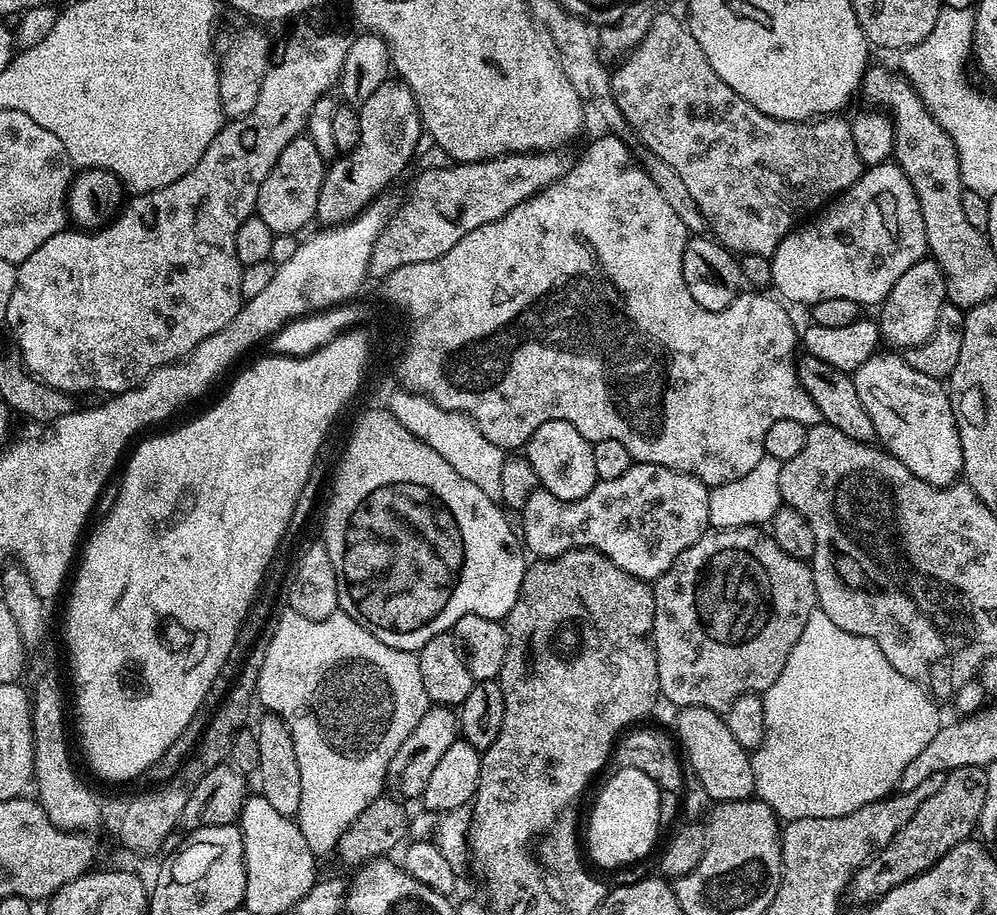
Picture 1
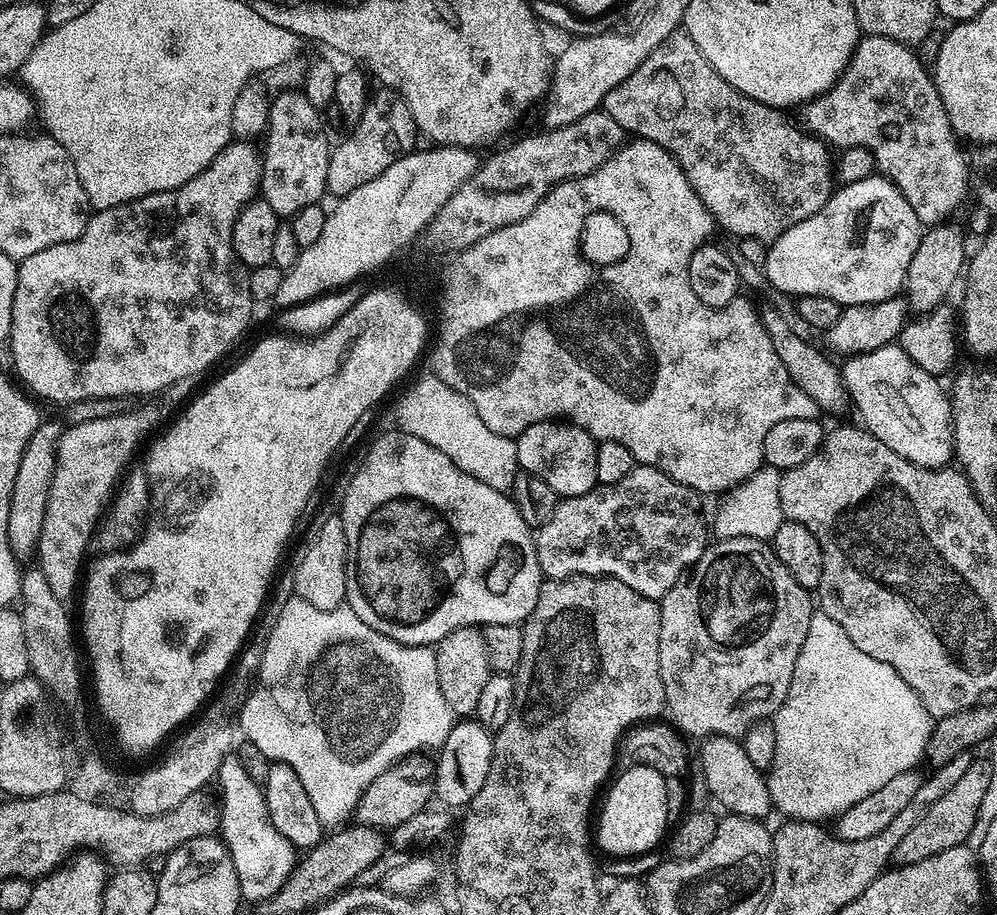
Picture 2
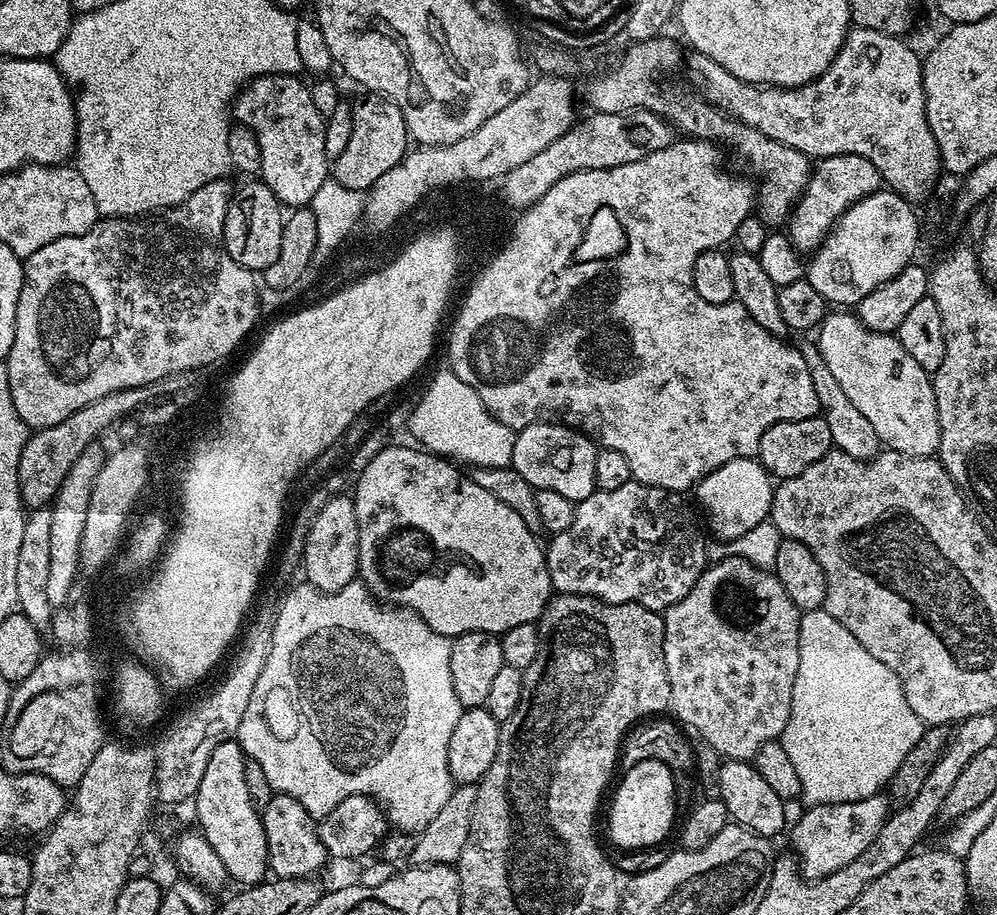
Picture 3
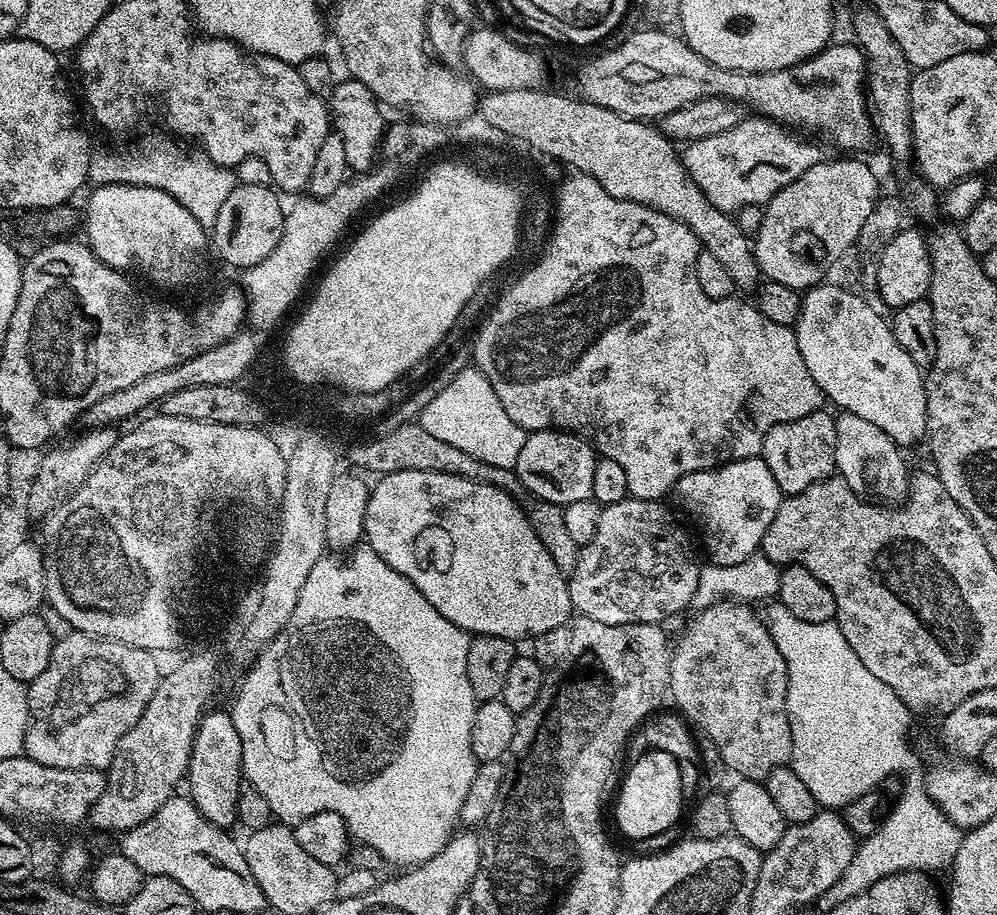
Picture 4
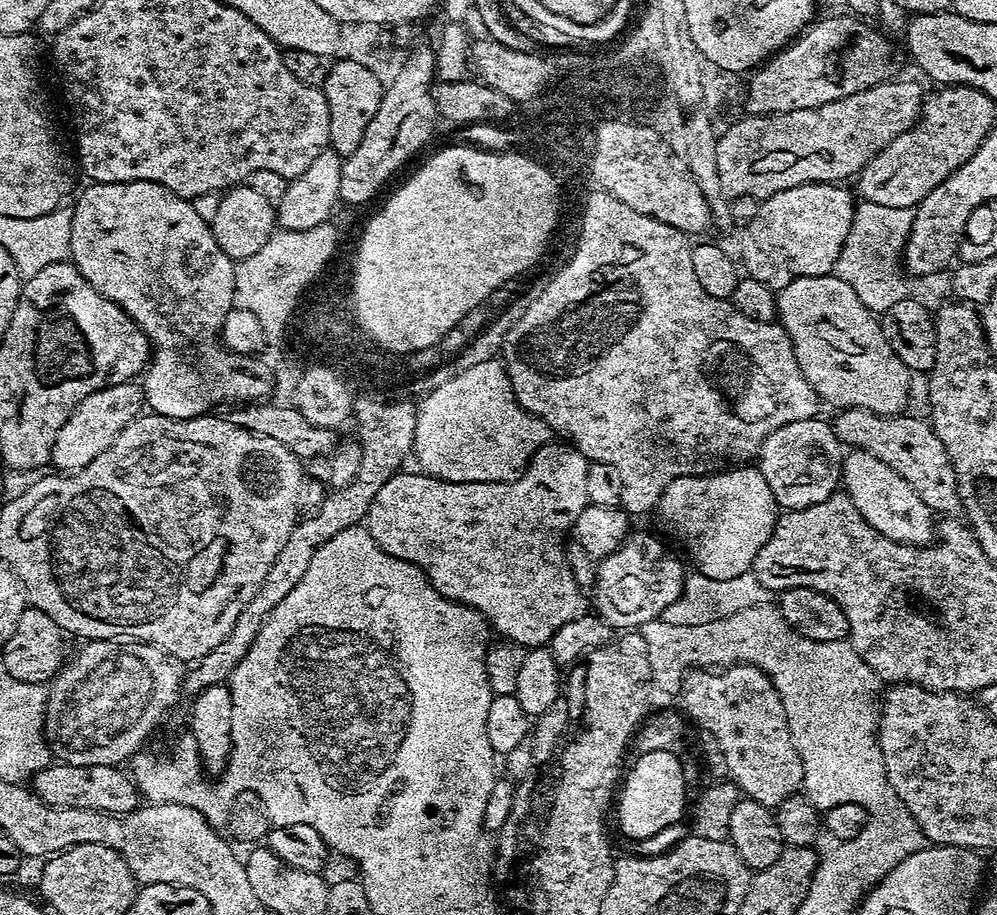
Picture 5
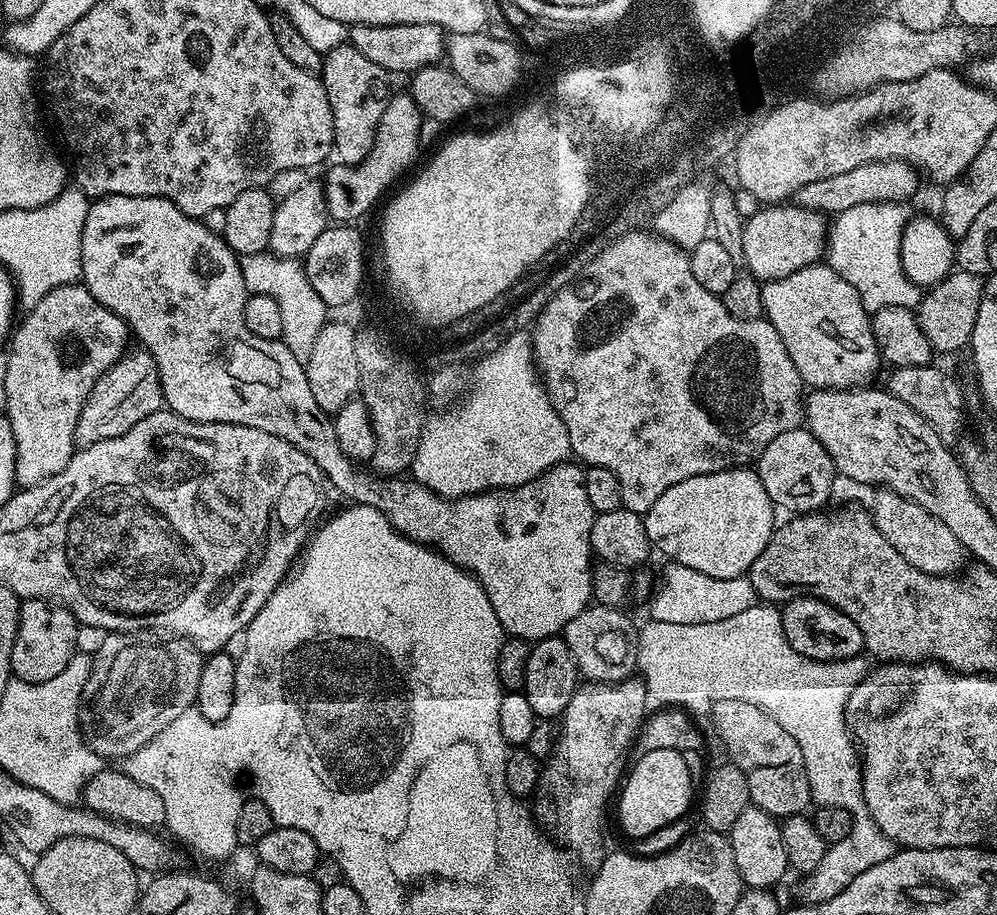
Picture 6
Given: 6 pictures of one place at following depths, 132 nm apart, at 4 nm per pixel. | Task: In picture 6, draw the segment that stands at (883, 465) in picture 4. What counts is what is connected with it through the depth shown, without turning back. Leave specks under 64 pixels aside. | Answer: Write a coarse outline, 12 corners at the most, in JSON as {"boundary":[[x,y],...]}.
{"boundary":[[881,487],[876,529],[924,573],[953,575],[966,553],[918,502]]}

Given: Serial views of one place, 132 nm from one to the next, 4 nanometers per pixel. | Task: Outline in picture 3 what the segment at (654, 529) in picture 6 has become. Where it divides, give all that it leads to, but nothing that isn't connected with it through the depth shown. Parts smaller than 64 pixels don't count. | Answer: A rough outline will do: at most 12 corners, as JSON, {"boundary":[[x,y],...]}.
{"boundary":[[734,458],[696,485],[713,534],[727,542],[765,523],[773,477]]}

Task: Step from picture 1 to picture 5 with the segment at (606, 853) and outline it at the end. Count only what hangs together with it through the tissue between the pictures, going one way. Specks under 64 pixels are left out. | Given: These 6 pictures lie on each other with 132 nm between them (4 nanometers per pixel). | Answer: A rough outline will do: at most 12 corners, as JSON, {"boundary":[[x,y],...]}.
{"boundary":[[641,752],[618,792],[632,842],[681,823],[680,756]]}

